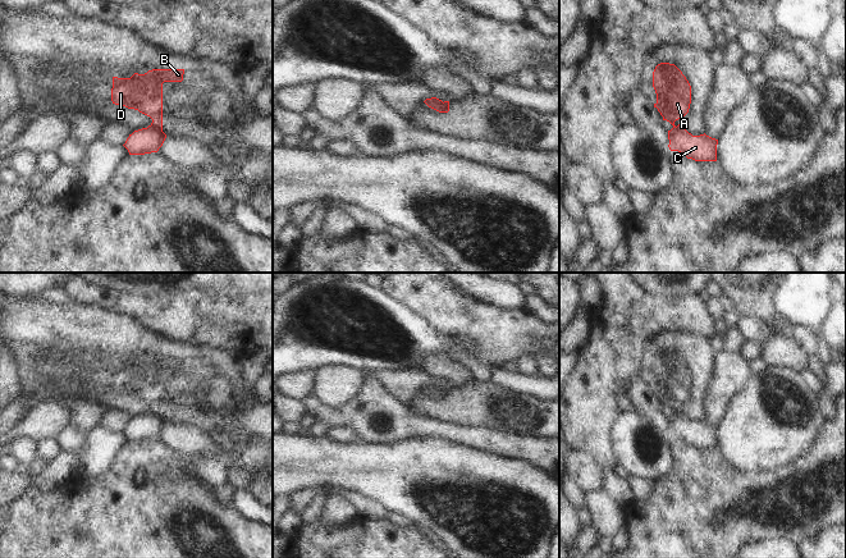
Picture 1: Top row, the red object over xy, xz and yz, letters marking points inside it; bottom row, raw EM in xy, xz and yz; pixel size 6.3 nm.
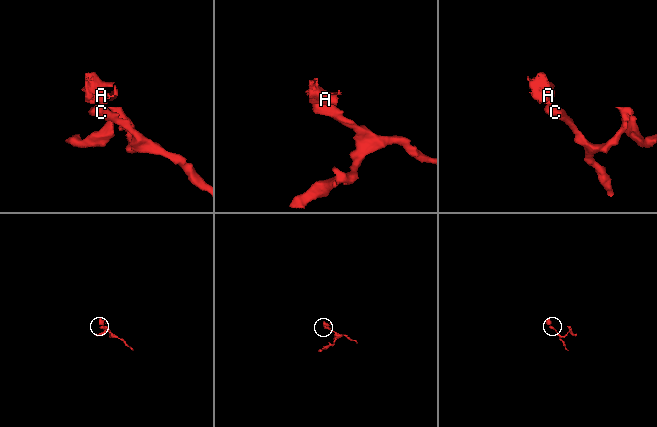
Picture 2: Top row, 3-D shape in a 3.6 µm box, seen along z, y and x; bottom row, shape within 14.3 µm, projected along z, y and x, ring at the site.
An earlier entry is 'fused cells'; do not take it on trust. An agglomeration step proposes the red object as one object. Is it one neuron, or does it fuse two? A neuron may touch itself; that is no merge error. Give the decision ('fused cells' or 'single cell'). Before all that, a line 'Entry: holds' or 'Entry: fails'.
Entry: holds
fused cells

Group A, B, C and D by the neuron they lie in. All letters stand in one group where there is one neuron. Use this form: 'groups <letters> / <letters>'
groups A B D / C

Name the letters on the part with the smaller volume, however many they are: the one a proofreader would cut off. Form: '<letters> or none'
A, B, D

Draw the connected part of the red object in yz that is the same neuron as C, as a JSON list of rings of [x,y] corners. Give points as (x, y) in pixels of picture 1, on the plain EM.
[[[673,412],[668,417],[669,436],[678,438],[687,445],[695,448],[717,448],[718,426],[709,422],[692,422],[683,415]]]

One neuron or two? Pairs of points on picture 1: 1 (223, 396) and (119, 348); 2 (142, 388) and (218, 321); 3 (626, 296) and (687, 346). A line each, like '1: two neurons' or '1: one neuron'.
1: one neuron
2: two neurons
3: two neurons

